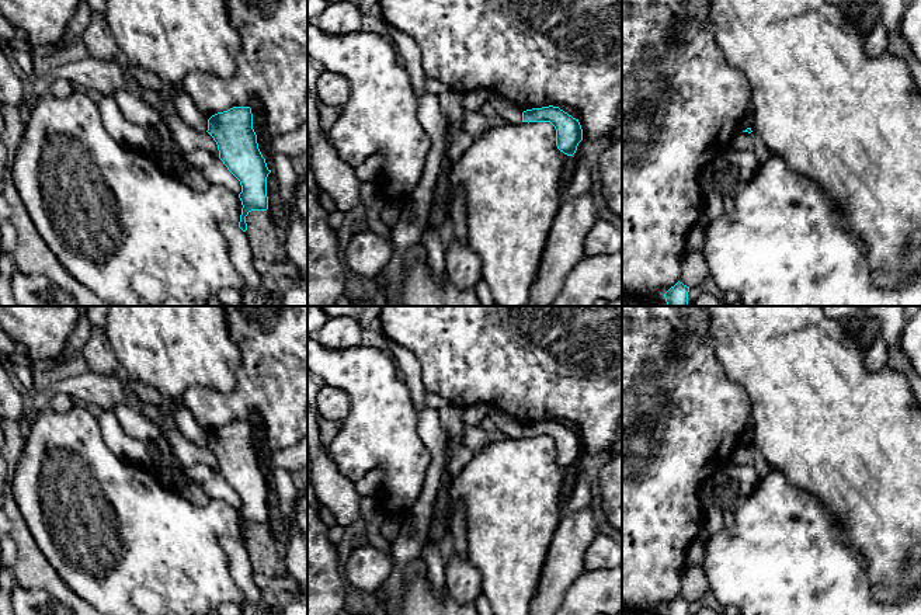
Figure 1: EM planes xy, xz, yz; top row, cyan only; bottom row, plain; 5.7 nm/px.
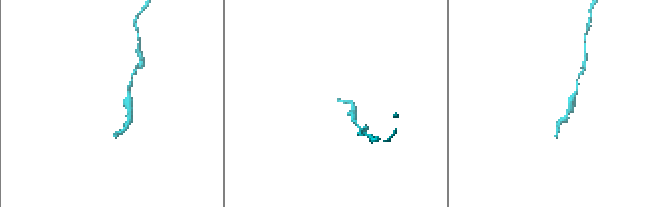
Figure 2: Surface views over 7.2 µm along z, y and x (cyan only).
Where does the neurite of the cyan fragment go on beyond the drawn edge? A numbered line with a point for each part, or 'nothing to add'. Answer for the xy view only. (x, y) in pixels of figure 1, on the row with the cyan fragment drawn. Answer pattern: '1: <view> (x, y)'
nothing to add

